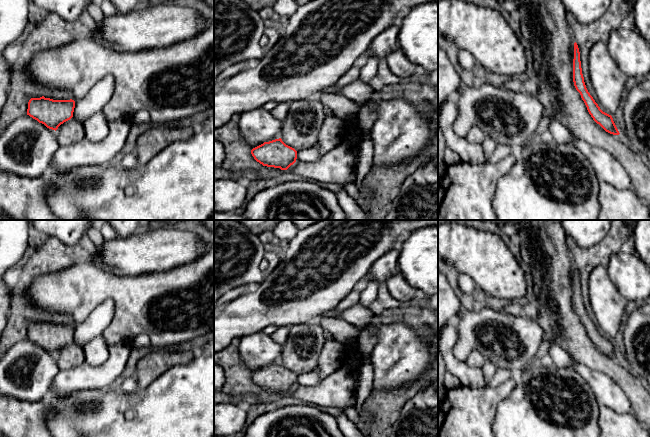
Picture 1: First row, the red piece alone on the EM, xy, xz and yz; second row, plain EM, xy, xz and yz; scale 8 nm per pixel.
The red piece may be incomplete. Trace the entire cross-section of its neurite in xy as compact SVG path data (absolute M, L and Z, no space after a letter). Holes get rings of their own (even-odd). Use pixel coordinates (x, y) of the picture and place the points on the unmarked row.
M31 322L28 326L27 339L55 354L60 371L74 368L85 361L84 347L73 339L75 325Z

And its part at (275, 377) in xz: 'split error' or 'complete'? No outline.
split error

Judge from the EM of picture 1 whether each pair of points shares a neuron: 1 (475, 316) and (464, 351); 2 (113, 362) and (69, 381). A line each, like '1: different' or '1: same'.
1: same
2: same

